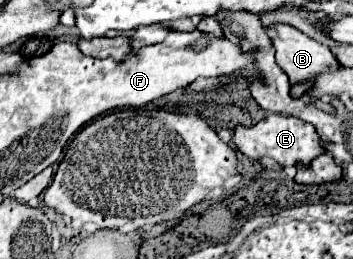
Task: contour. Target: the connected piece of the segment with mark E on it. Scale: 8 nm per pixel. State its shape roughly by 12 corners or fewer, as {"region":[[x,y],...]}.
{"region":[[268,115],[234,127],[246,157],[272,157],[284,169],[324,153],[316,129]]}

